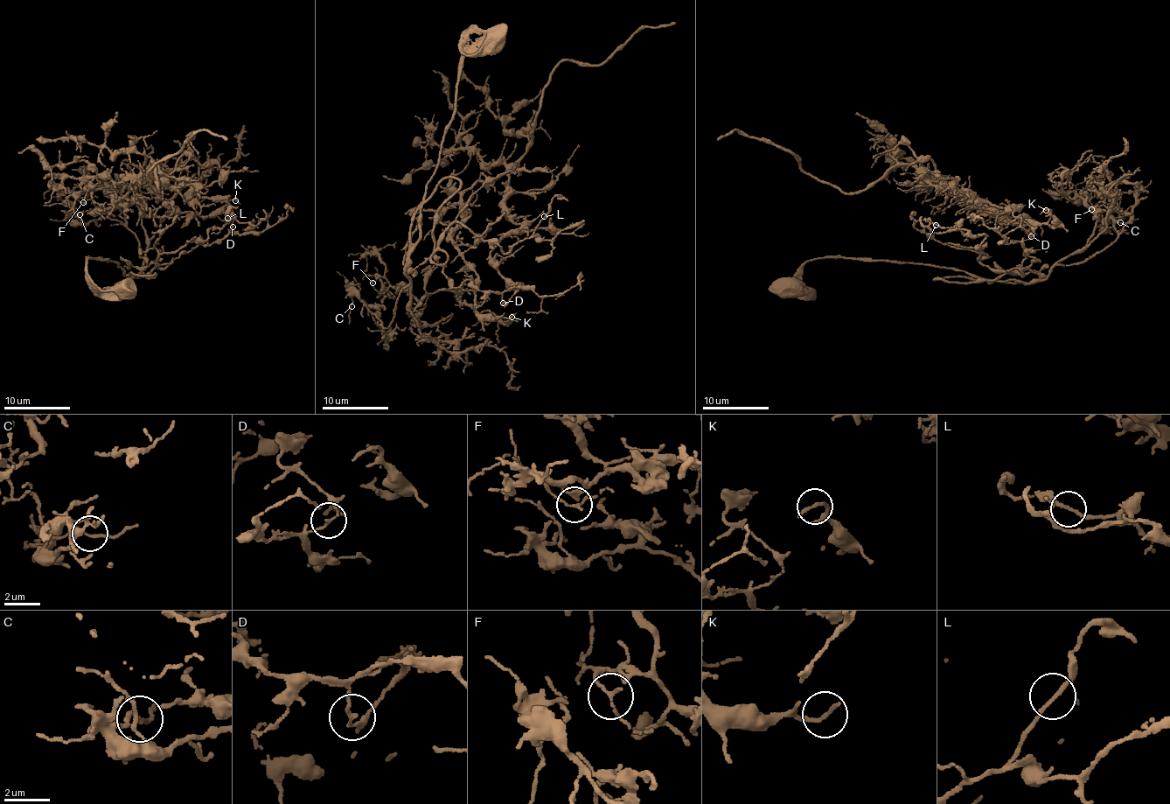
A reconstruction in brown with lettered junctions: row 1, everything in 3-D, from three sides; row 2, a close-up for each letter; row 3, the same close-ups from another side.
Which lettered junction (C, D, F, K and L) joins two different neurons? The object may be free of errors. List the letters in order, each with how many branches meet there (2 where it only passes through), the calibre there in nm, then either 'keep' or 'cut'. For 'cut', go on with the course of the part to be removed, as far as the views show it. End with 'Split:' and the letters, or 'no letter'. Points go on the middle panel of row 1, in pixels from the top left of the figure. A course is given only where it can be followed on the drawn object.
C: 2 | 130 nm | keep
D: 2 | 130 nm | cut | (503, 303), (468, 279), (456, 288), (431, 258), (410, 268), (407, 258), (469, 28), (502, 47)
F: 2 | 130 nm | keep
K: 2 | 150 nm | keep
L: 2 | 170 nm | keep
Split: D

